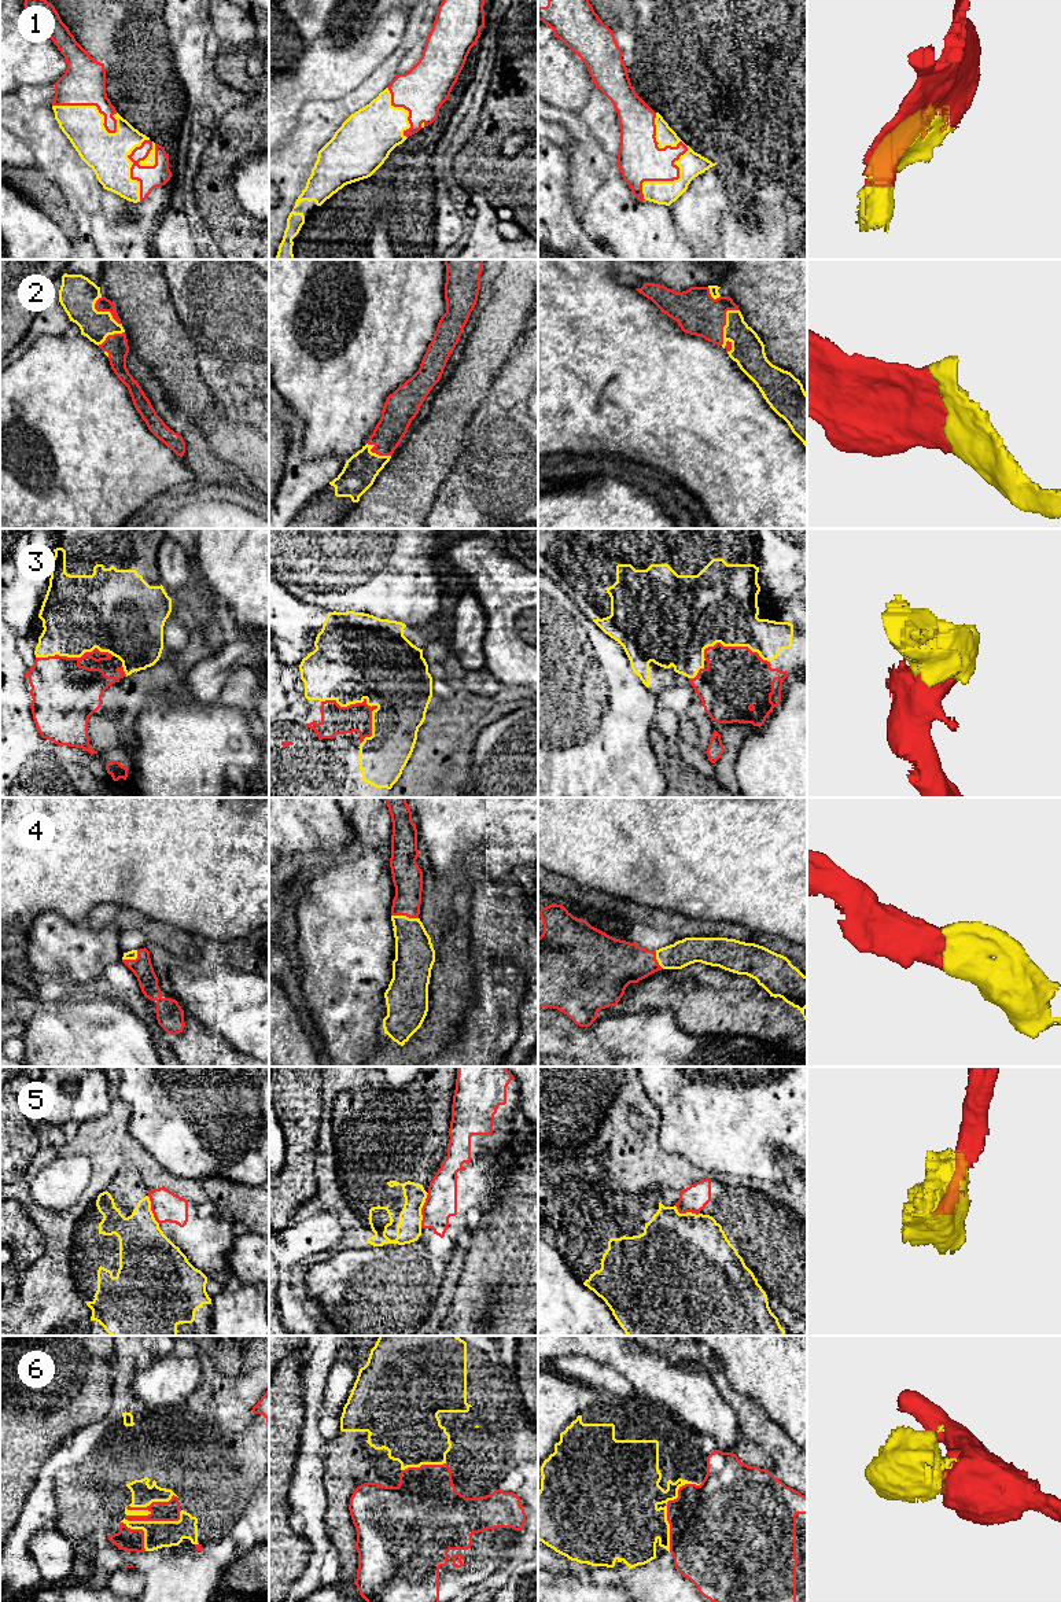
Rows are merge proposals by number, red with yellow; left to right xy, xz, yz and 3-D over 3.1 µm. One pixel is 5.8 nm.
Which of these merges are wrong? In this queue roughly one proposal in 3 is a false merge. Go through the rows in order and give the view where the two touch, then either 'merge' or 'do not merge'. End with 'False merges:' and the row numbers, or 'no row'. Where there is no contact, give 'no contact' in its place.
1: contact in yz; merge
2: contact in yz; merge
3: contact in xz; merge
4: contact in xz; merge
5: contact in xz; do not merge
6: contact in xy; do not merge
False merges: 5, 6

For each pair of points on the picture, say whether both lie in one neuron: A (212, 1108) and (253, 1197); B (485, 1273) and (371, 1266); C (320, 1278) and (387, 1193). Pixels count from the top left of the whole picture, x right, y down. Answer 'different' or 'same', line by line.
A: different
B: different
C: different

